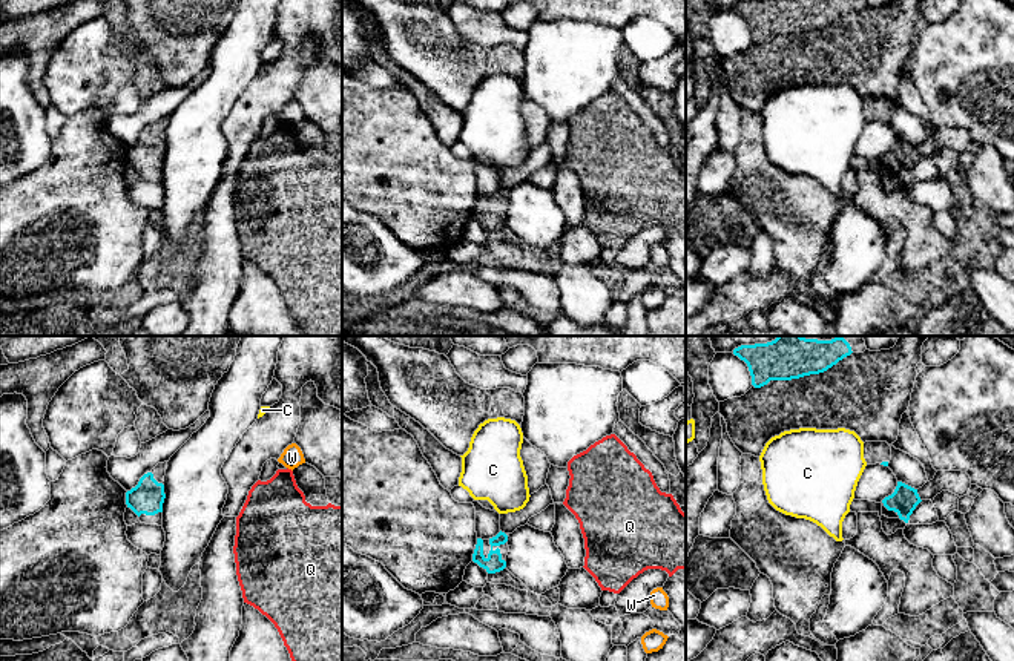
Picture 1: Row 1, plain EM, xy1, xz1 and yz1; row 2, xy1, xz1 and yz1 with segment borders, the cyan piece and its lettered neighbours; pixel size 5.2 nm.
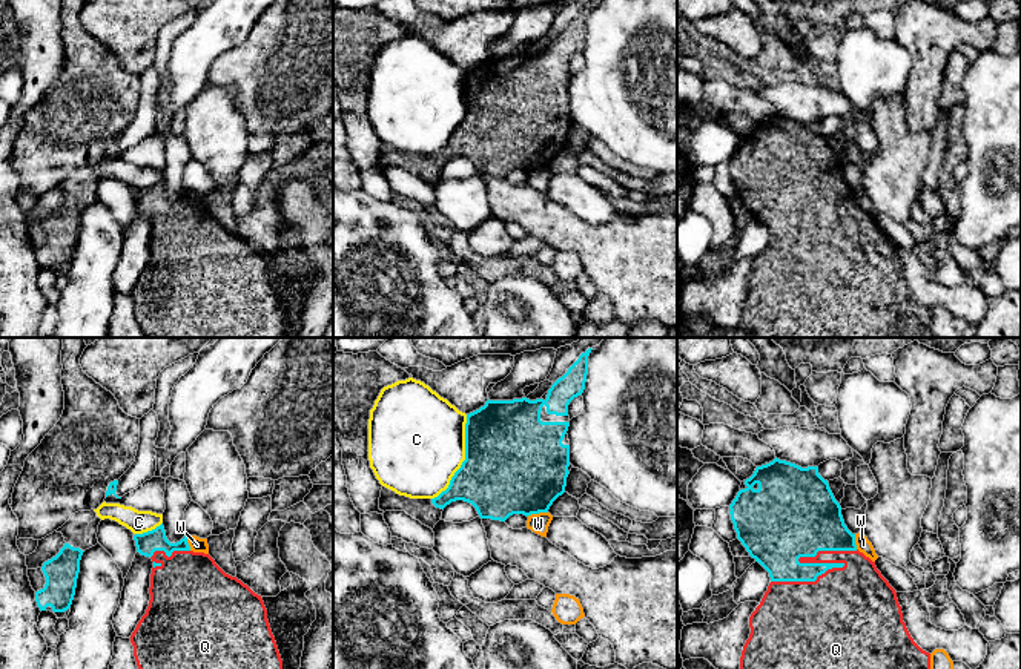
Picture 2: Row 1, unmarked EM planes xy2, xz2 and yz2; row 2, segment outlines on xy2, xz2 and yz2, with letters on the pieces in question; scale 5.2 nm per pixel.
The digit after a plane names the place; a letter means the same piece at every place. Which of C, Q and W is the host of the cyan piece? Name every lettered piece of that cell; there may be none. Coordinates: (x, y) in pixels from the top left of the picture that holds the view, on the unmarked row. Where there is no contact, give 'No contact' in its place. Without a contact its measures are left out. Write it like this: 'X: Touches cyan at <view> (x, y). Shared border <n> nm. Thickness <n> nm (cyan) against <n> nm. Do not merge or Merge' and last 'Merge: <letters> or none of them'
C: Touches cyan at xz2 (465, 115). Shared border 480 nm. Thickness 500 nm (cyan) against 460 nm. Do not merge
Q: Touches cyan at yz2 (828, 220). Shared border 480 nm. Thickness 340 nm (cyan) against 420 nm. Merge
W: Touches cyan at xz2 (536, 169). Shared border 110 nm. Thickness 480 nm (cyan) against 100 nm. Do not merge
Merge: Q

